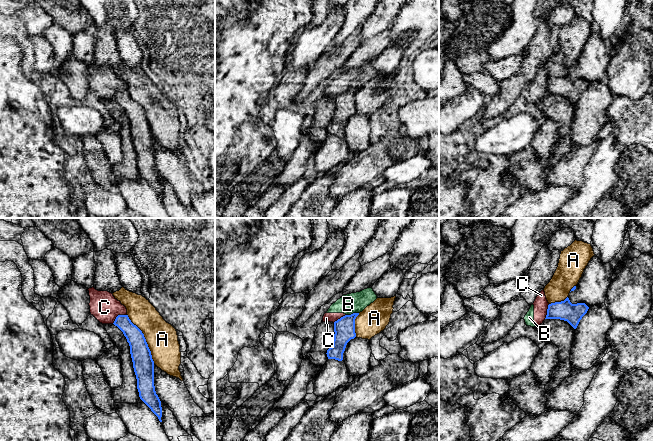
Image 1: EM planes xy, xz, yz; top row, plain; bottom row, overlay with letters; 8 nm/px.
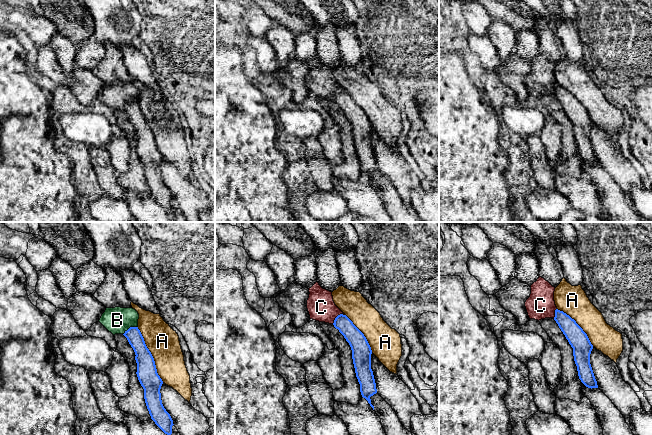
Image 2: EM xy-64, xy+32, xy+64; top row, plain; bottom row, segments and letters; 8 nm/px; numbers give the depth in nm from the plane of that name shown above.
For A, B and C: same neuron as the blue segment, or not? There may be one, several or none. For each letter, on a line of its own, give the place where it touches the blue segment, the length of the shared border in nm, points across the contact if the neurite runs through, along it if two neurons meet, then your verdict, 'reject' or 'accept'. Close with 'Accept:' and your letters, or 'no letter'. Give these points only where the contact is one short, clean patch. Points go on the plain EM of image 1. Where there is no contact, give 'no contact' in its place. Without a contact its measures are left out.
A: xy (145, 115) | 460 nm | reject
B: xz (353, 89) | 110 nm | reject
C: xy (118, 91) | 140 nm | reject
Accept: no letter

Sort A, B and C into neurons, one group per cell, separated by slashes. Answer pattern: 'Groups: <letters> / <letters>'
Groups: A / B C

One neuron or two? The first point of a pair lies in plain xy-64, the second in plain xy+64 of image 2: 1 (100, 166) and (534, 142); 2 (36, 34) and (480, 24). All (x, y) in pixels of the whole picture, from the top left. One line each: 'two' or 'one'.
1: one
2: one

